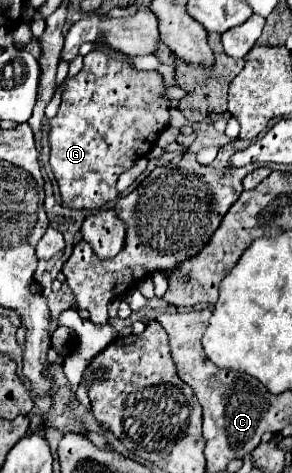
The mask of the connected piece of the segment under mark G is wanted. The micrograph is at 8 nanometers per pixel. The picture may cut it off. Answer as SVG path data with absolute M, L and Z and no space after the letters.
M97 42L97 50L85 56L81 72L65 80L61 106L53 120L49 120L49 164L59 184L63 206L71 210L97 210L117 198L115 182L129 170L135 160L145 156L157 142L159 134L169 126L169 100L163 98L161 76L151 72L141 72L131 68L123 58L113 58L111 48Z

